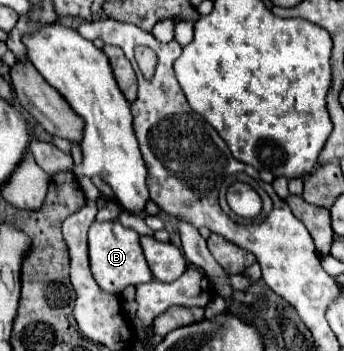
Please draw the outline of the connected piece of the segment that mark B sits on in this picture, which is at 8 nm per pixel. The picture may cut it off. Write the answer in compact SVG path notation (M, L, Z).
M95 222L89 230L89 262L95 282L103 292L119 296L127 286L137 286L153 280L149 264L141 252L139 234L135 230L123 228L119 222Z

